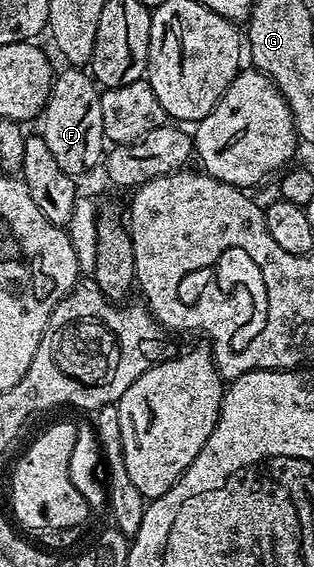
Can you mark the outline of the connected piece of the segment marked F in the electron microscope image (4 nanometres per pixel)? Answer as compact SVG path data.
M68 66L54 76L52 89L41 115L42 119L41 136L63 171L80 177L81 174L100 166L106 144L102 123L101 91L86 70Z

